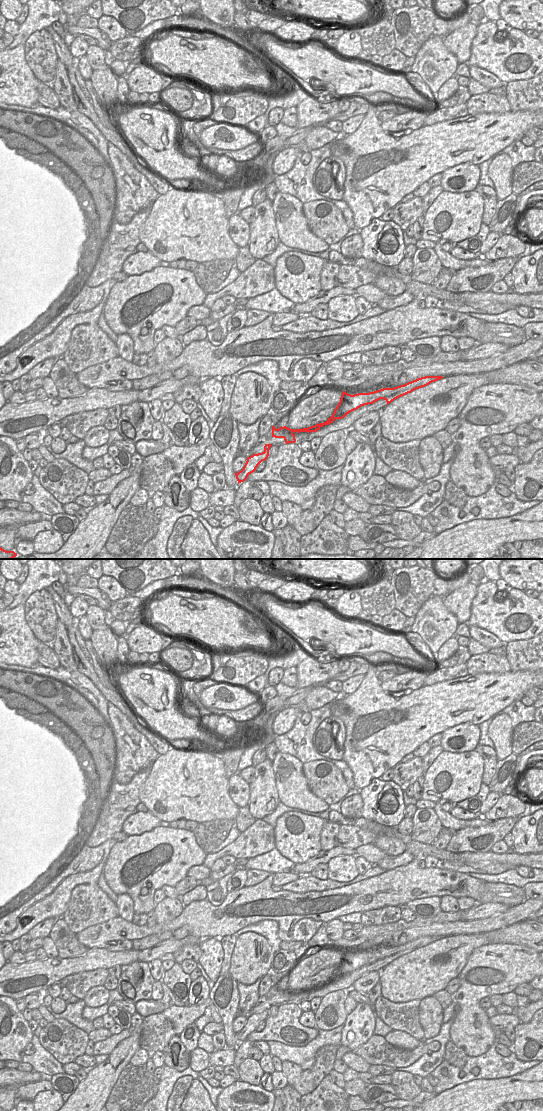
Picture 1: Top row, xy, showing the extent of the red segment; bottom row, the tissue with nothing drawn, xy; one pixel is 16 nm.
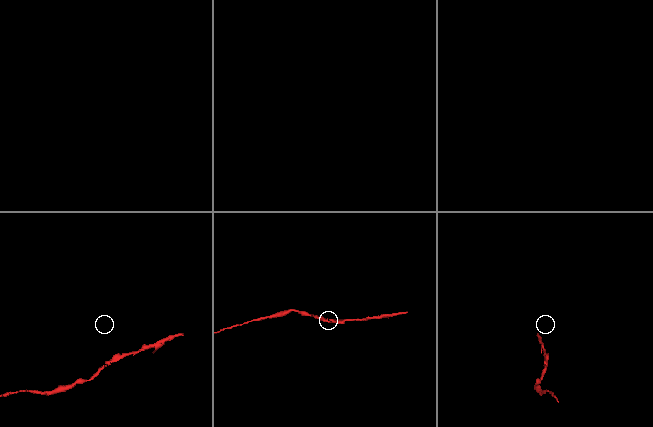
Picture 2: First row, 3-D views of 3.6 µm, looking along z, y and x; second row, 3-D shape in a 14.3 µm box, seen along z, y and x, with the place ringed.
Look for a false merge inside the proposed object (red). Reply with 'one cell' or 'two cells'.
two cells

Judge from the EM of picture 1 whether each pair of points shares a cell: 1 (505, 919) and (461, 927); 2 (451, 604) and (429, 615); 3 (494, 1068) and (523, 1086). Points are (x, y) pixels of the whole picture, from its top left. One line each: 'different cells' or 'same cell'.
1: same cell
2: different cells
3: different cells

